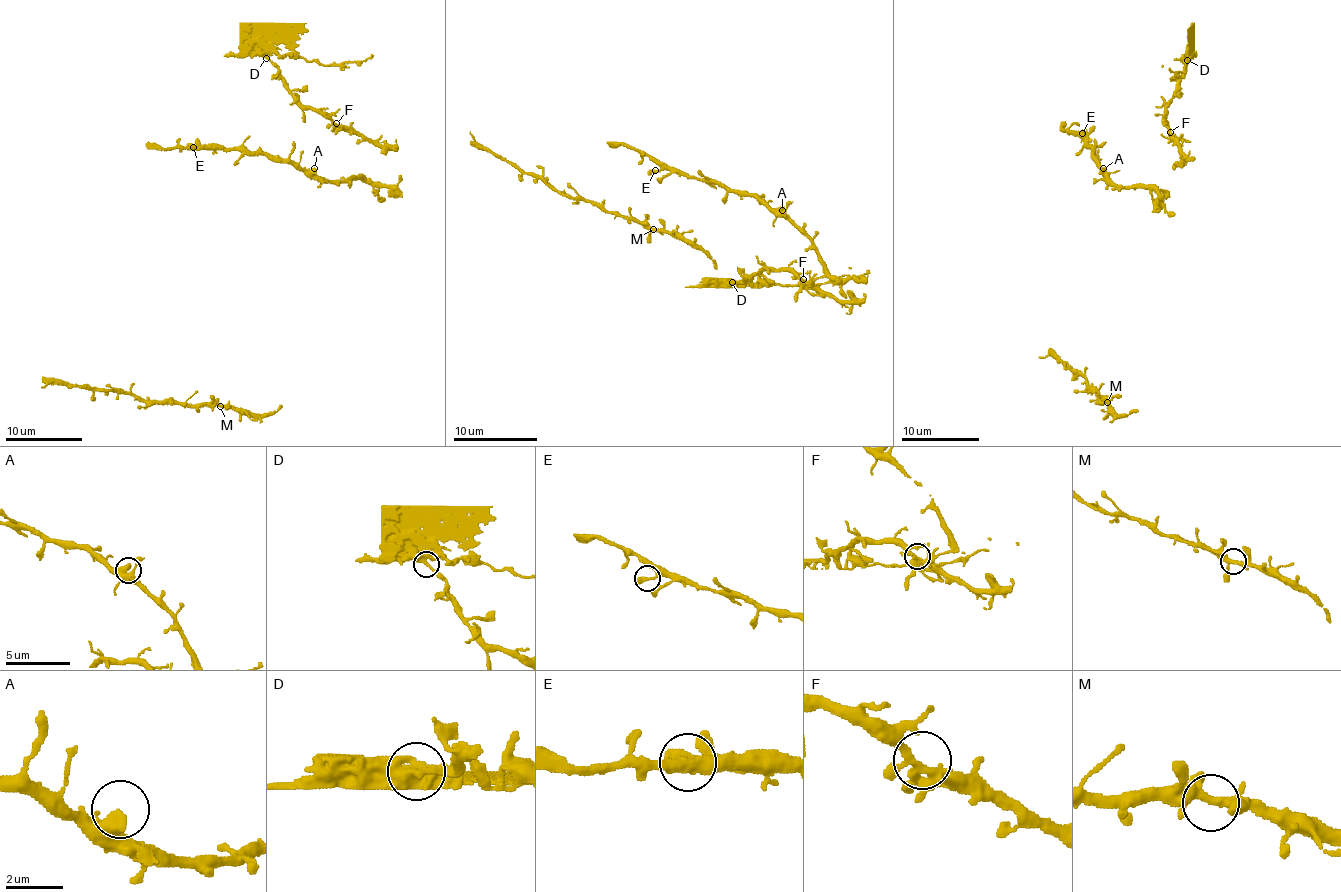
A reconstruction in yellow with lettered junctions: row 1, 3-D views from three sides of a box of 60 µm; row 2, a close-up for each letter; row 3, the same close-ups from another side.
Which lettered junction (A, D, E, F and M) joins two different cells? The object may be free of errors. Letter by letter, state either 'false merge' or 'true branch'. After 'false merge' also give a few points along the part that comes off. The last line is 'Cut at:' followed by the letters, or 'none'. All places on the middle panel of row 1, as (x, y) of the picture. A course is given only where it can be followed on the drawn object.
A: true branch
D: false merge; foreign part runs (732, 282), (817, 287), (850, 274), (848, 268)
E: true branch
F: true branch
M: true branch
Cut at: D

